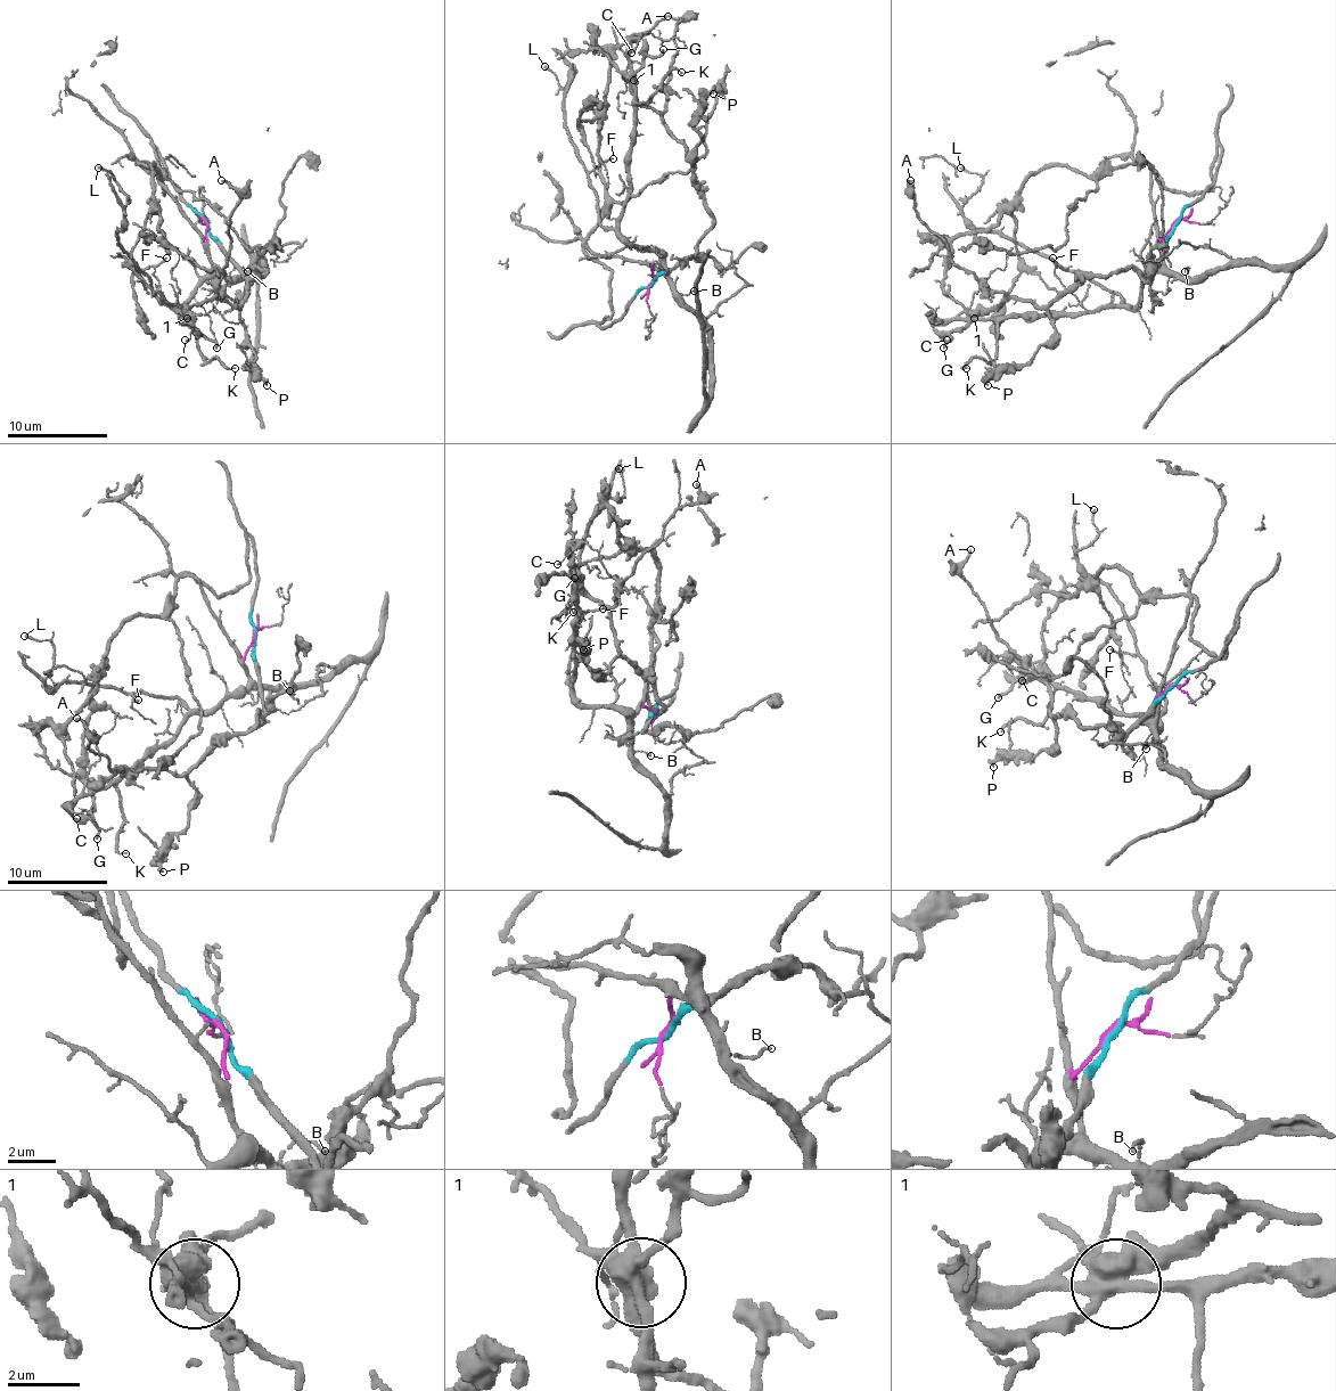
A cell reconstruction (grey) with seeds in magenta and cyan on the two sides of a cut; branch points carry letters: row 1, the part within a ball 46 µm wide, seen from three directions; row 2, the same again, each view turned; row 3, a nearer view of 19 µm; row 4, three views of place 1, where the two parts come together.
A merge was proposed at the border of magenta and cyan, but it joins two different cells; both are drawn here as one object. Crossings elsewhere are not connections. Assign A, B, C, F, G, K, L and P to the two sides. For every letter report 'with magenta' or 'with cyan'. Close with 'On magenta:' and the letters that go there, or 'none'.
A: with cyan
B: with magenta
C: with magenta
F: with magenta
G: with cyan
K: with magenta
L: with magenta
P: with cyan
On magenta: B, C, F, K, L

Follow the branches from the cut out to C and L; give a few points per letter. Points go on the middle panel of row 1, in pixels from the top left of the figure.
C: (650, 283), (661, 260), (619, 230), (633, 128), (629, 46), (638, 40), (631, 52)
L: (650, 283), (661, 260), (601, 222), (598, 197), (566, 128), (564, 103), (573, 70), (564, 88), (543, 65)

